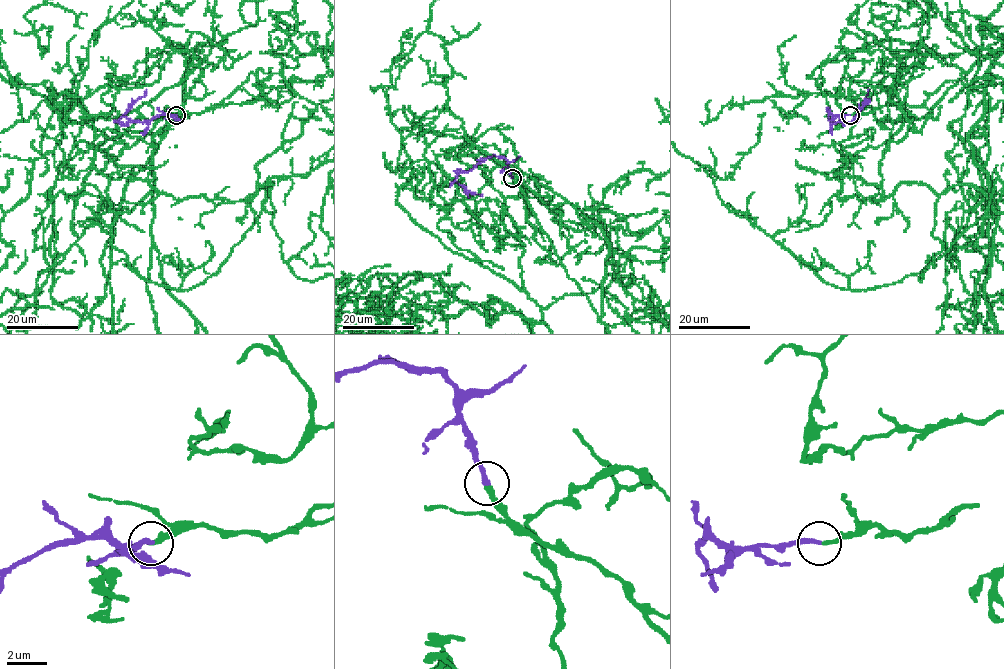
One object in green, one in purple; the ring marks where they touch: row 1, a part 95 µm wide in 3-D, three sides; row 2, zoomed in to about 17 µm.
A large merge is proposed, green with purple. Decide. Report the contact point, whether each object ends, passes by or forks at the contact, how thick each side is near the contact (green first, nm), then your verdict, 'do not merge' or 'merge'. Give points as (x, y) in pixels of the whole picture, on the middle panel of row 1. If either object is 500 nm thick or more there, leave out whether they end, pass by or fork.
(512, 178) | green ends | purple ends | 220/240 nm | merge

